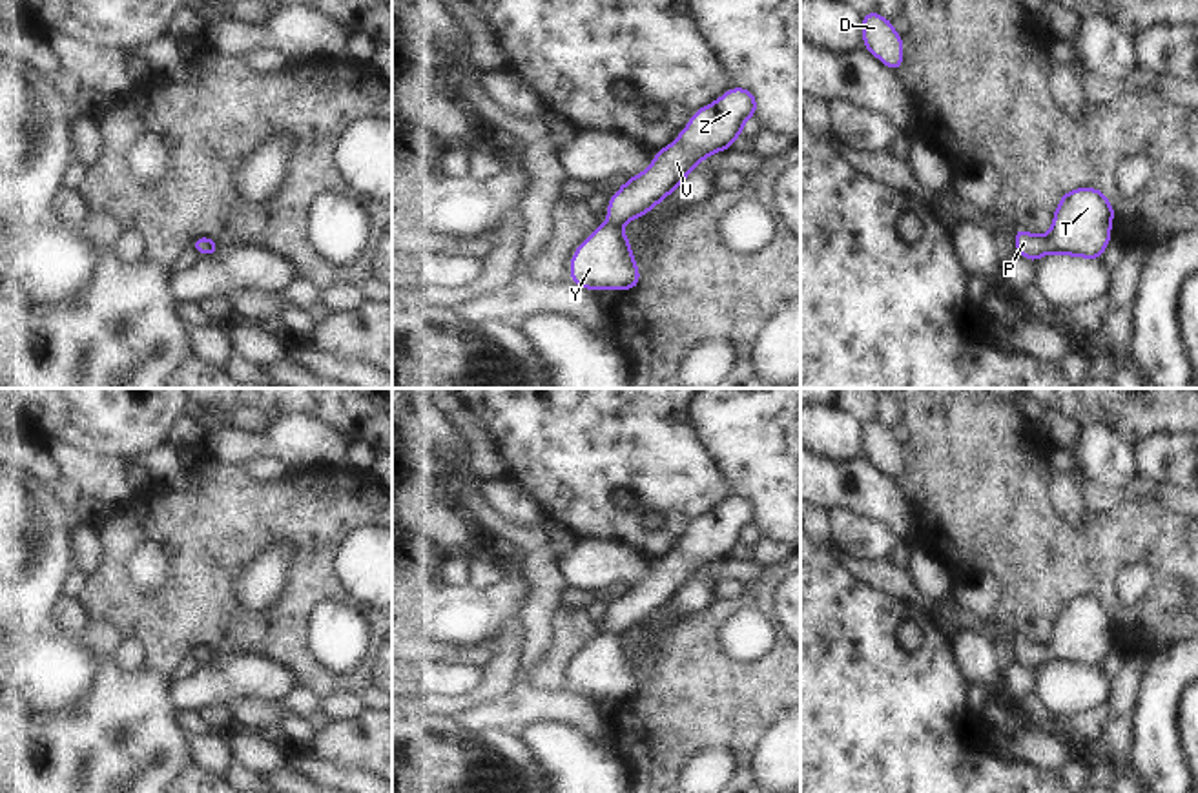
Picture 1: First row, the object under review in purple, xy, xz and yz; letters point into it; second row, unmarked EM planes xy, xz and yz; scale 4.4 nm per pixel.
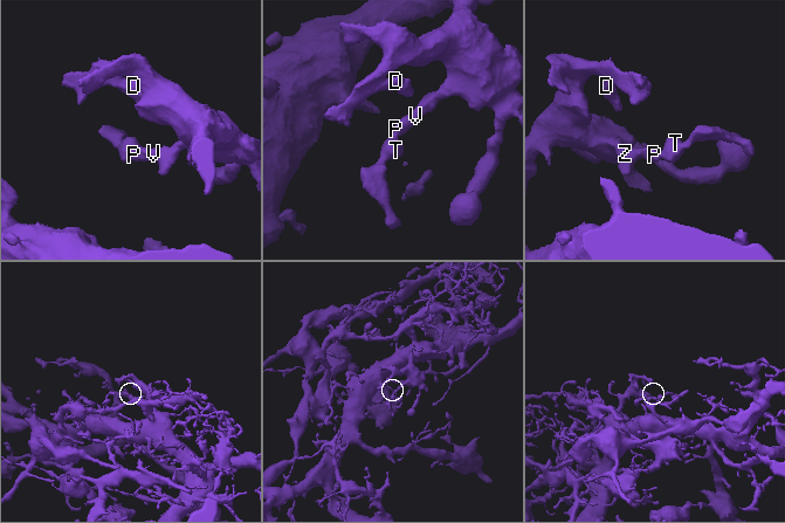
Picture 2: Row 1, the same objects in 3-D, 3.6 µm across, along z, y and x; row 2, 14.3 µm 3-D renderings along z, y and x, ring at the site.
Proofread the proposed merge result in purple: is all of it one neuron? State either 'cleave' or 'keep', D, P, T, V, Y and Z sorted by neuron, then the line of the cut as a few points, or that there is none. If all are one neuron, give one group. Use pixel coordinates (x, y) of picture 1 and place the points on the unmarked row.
keep; D P T V Y Z; no cut

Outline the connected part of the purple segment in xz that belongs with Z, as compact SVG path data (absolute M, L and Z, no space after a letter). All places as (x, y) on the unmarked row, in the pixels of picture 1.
M742 496L700 516L675 551L609 607L607 629L574 660L569 687L594 700L633 698L640 680L622 634L653 618L711 561L729 558L751 523L757 523L757 510Z

